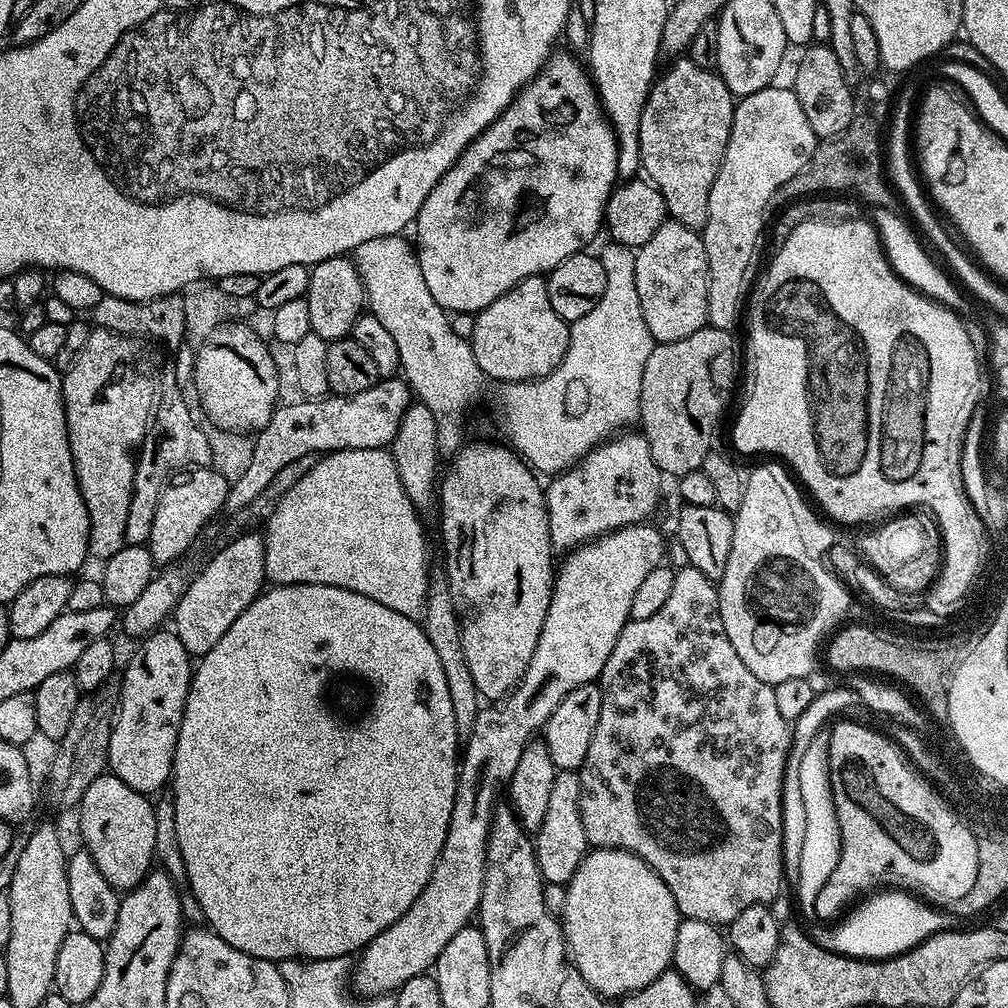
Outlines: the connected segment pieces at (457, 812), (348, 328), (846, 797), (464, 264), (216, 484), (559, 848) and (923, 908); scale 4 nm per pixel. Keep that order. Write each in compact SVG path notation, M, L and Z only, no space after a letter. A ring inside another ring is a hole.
M652 522L625 524L623 528L573 548L561 560L564 561L561 564L559 561L554 572L546 622L542 622L542 634L538 634L538 646L534 646L534 658L530 658L526 674L520 679L516 689L509 692L503 700L481 707L480 713L474 718L472 732L466 737L456 778L454 810L450 814L446 842L442 846L442 854L434 866L430 882L426 882L422 894L414 898L414 906L410 906L410 910L406 910L406 914L398 918L398 922L378 934L378 938L371 940L359 953L360 961L355 961L350 984L361 997L387 996L395 993L410 978L425 975L435 965L438 954L446 950L446 942L450 942L450 938L454 938L458 930L473 923L474 917L480 911L488 835L492 825L492 813L502 796L502 785L511 780L514 766L518 766L518 758L522 758L522 750L526 750L528 741L543 729L550 714L558 710L562 698L566 698L566 694L570 694L570 690L578 686L599 681L606 666L606 658L610 658L614 642L618 642L618 634L622 634L622 630L628 625L630 606L634 606L634 593L638 591L638 586L644 581L646 574L650 574L650 570L665 563L664 536Z
M347 255L335 256L311 265L306 299L311 331L318 334L318 338L331 342L351 337L354 322L366 308L364 280L356 269L355 259Z
M833 723L830 728L828 765L832 797L838 814L840 857L838 866L834 866L834 874L830 874L826 886L822 886L818 898L814 898L811 915L828 920L824 922L839 921L861 897L873 890L887 889L891 880L896 883L893 885L911 890L933 905L950 906L962 898L962 894L968 893L970 886L974 886L974 878L978 874L978 850L975 848L974 834L960 827L957 819L952 820L949 815L952 808L947 801L913 767L893 740L889 740L883 731L861 723Z
M553 51L539 74L520 89L520 93L513 98L508 109L485 132L478 134L474 142L470 142L470 146L466 146L466 150L456 159L454 166L446 170L438 186L434 186L430 194L426 194L426 202L422 202L422 210L416 215L414 247L418 262L422 266L422 278L426 278L426 287L430 289L434 302L438 302L438 306L442 306L449 314L454 312L475 314L482 311L486 306L490 306L490 302L502 298L502 294L506 294L506 290L510 290L518 282L531 276L550 273L562 262L566 262L566 258L585 251L589 247L588 243L602 232L604 208L608 205L613 188L618 184L616 135L612 123L604 114L604 107L600 104L600 96L596 93L596 85L592 83L589 69L581 61L580 65L570 53L560 51Z
M211 466L191 469L180 479L169 483L158 498L158 510L154 510L154 522L150 526L146 546L160 566L179 561L180 555L199 538L200 531L215 518L216 511L223 509L228 502L230 482Z
M557 771L546 809L546 818L542 818L542 826L534 833L538 870L549 884L567 885L569 878L578 870L582 858L590 850L586 830L582 826L581 794L582 786L580 785L579 771Z
M884 890L879 894L869 895L863 902L857 903L839 922L825 927L828 929L824 932L822 943L831 952L839 952L842 956L882 960L898 956L901 952L908 952L939 932L969 932L991 928L999 916L1000 909L1001 905L994 903L973 916L957 916L955 912L941 910L907 891Z

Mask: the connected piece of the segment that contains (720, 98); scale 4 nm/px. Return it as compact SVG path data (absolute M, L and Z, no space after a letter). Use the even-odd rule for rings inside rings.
M676 58L668 69L659 73L658 79L648 91L646 106L640 119L640 149L643 175L659 190L668 207L668 216L682 226L703 230L710 214L710 186L718 178L722 158L732 129L736 104L732 91L722 82L720 73L698 66L687 58Z

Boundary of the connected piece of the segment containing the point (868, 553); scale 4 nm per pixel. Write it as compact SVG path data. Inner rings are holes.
M906 512L883 521L882 526L860 535L854 542L860 558L881 579L890 578L900 588L920 588L926 584L934 572L936 554L943 549L939 525L935 519L926 512L912 513Z

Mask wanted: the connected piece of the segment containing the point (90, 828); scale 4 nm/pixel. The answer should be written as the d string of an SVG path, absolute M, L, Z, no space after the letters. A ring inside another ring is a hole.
M105 774L90 782L90 790L81 797L78 805L80 812L80 836L84 839L83 847L94 858L94 866L102 870L102 878L110 882L117 890L131 890L148 877L153 871L152 855L156 852L156 812L147 795L122 782L116 776Z

